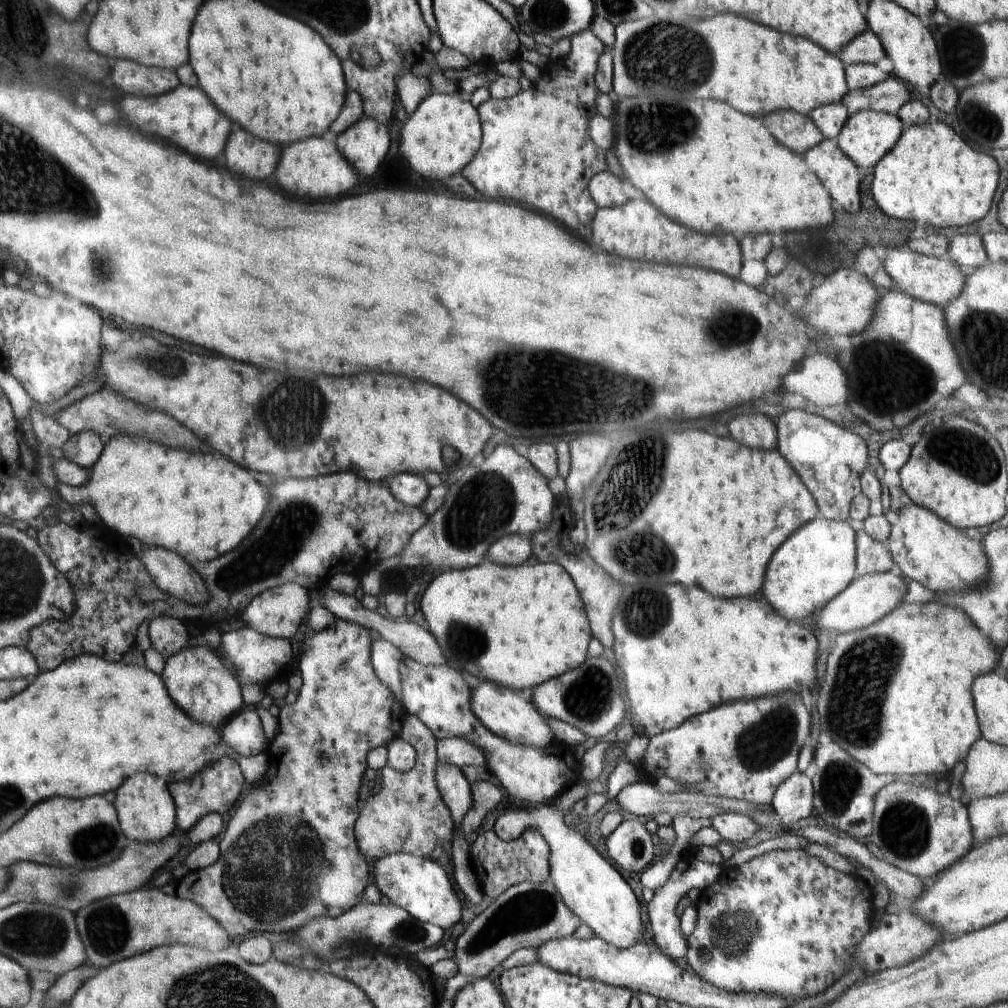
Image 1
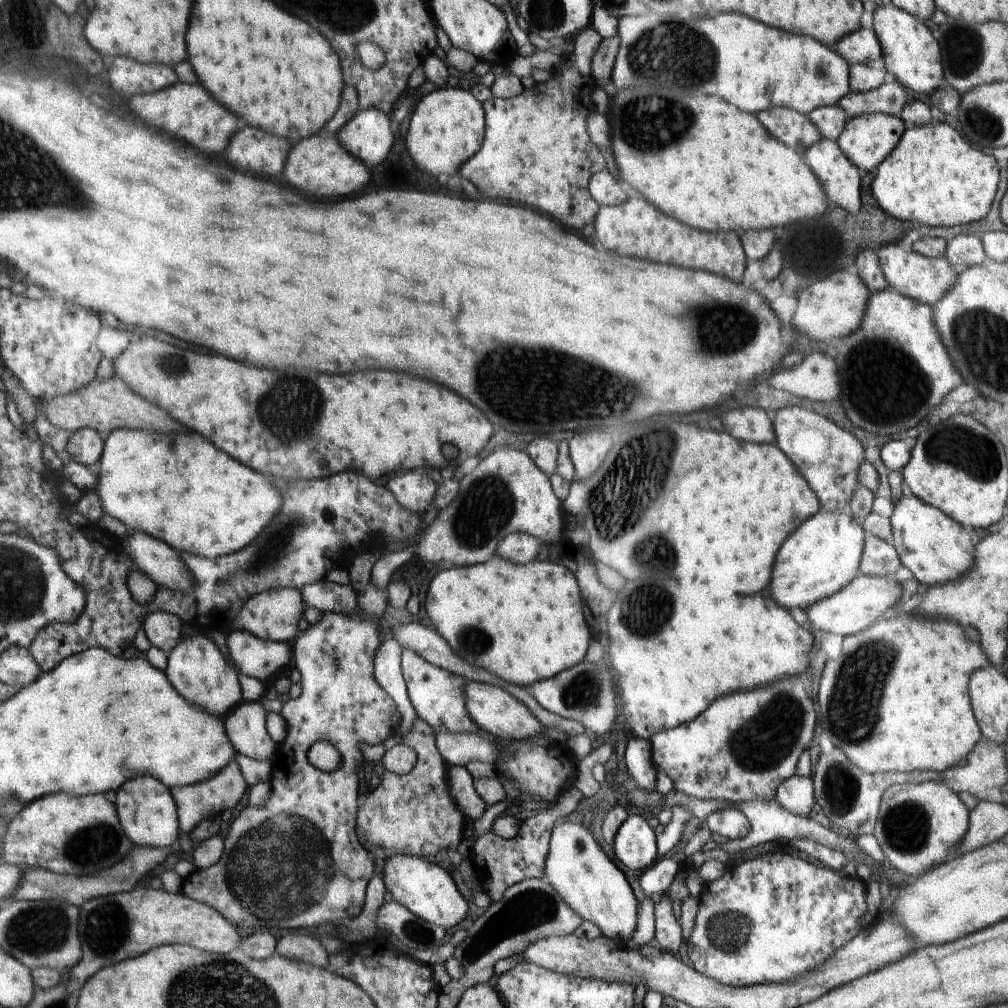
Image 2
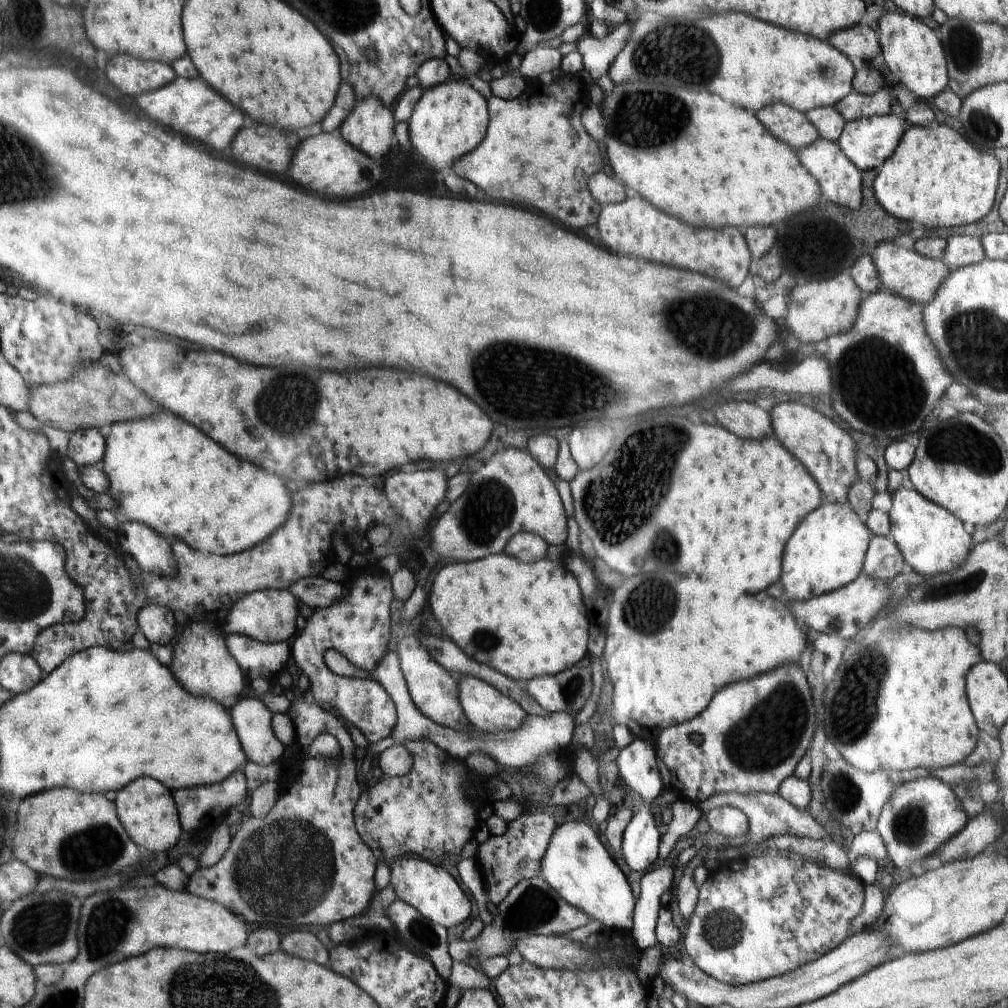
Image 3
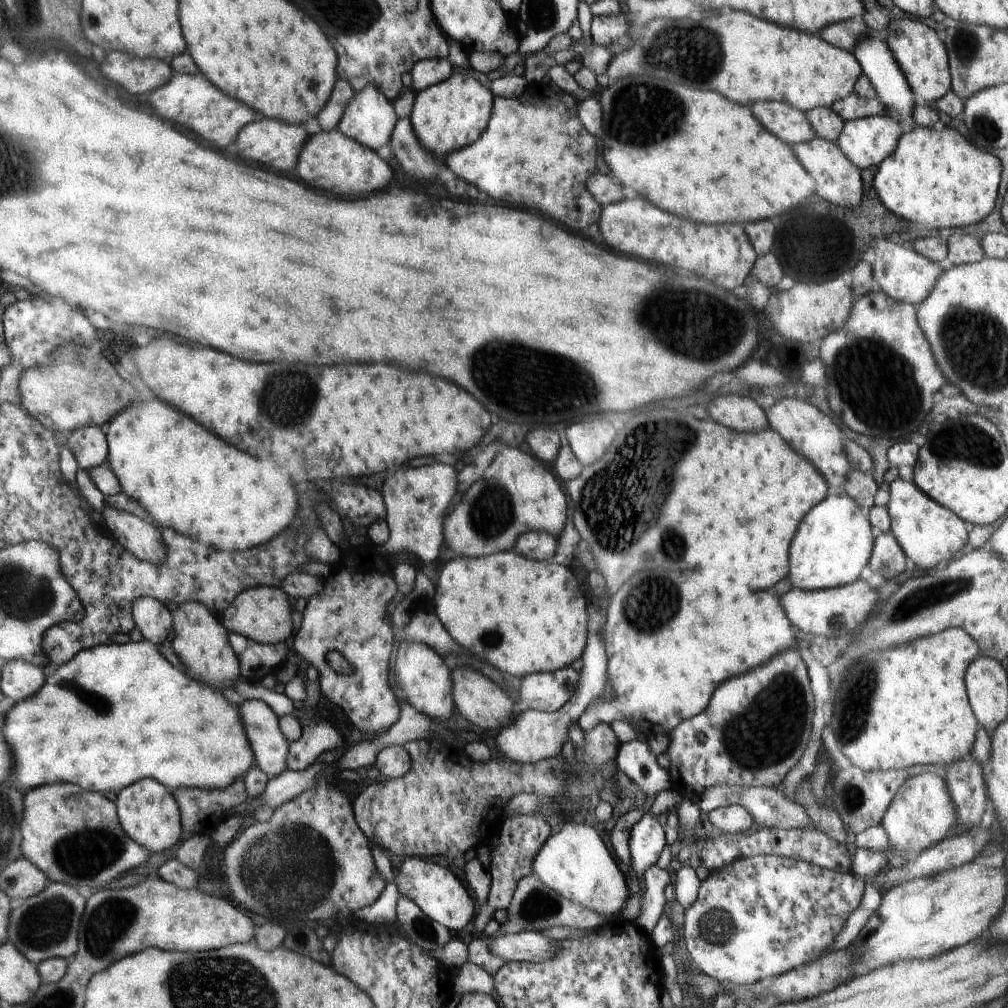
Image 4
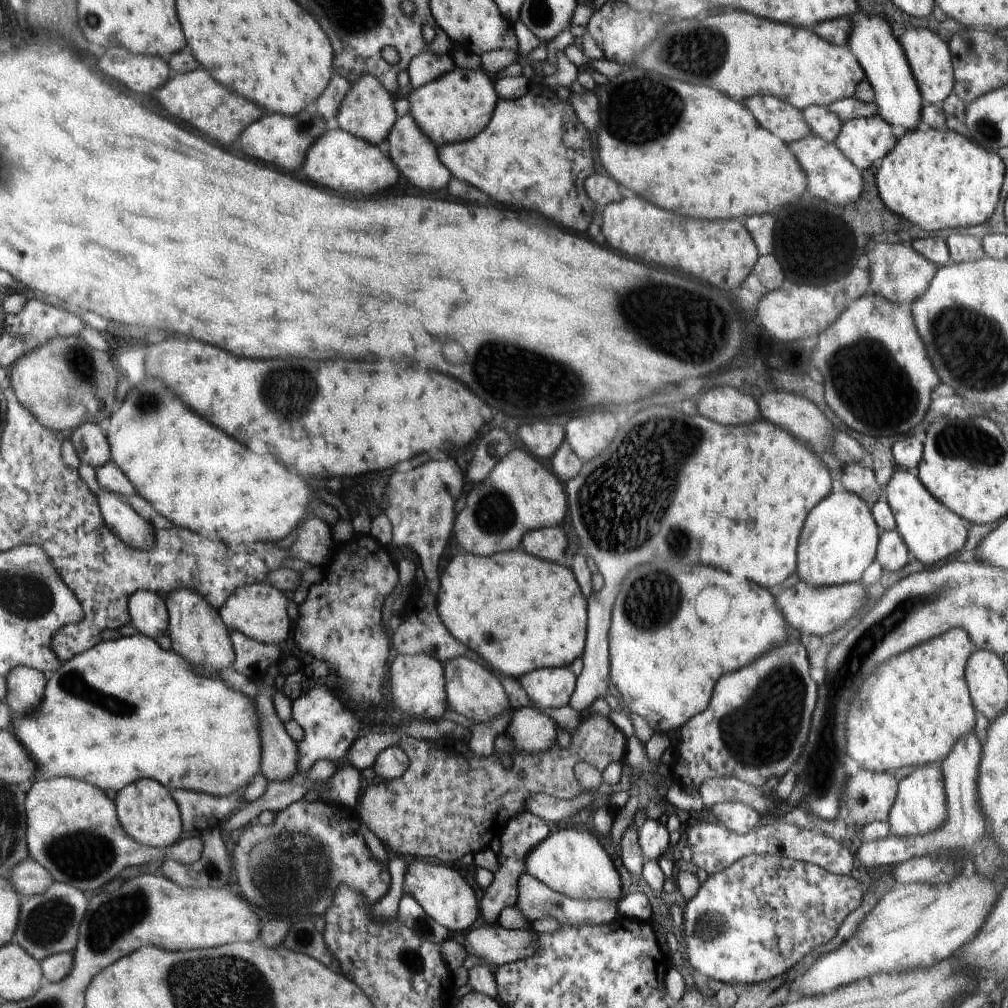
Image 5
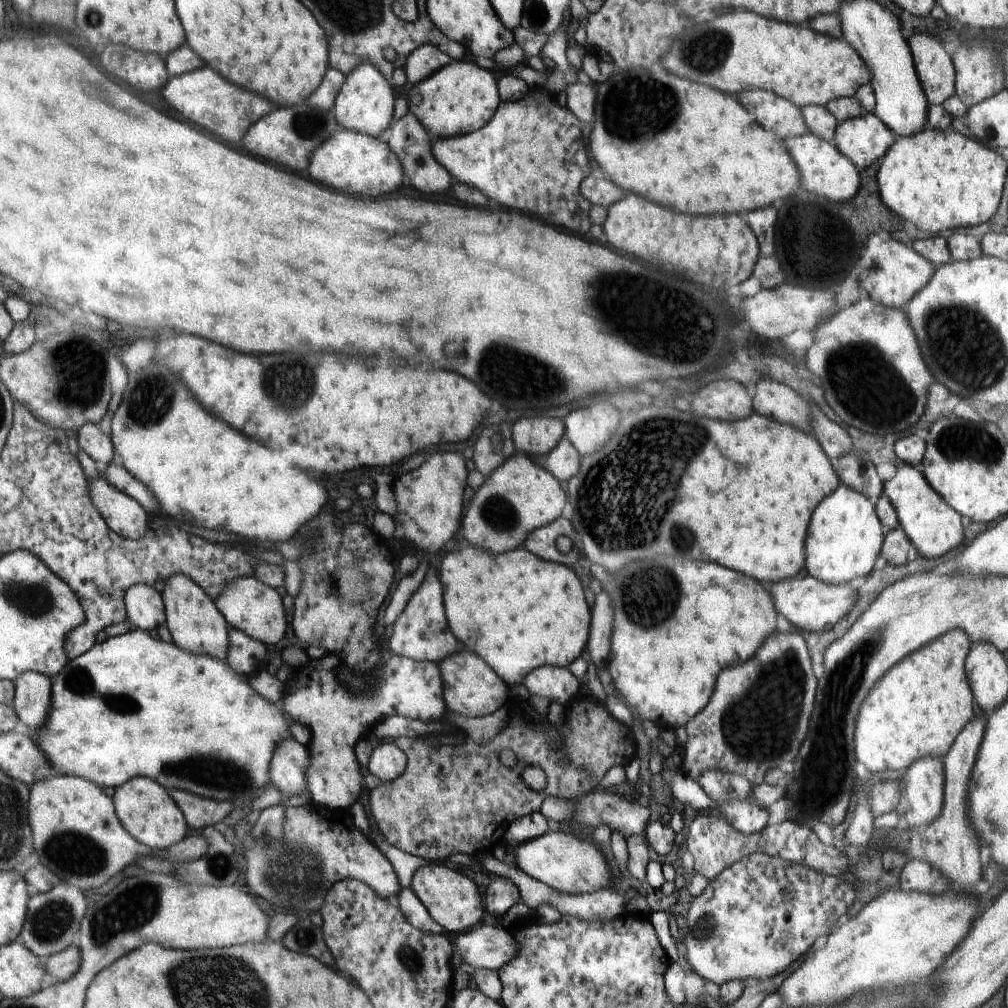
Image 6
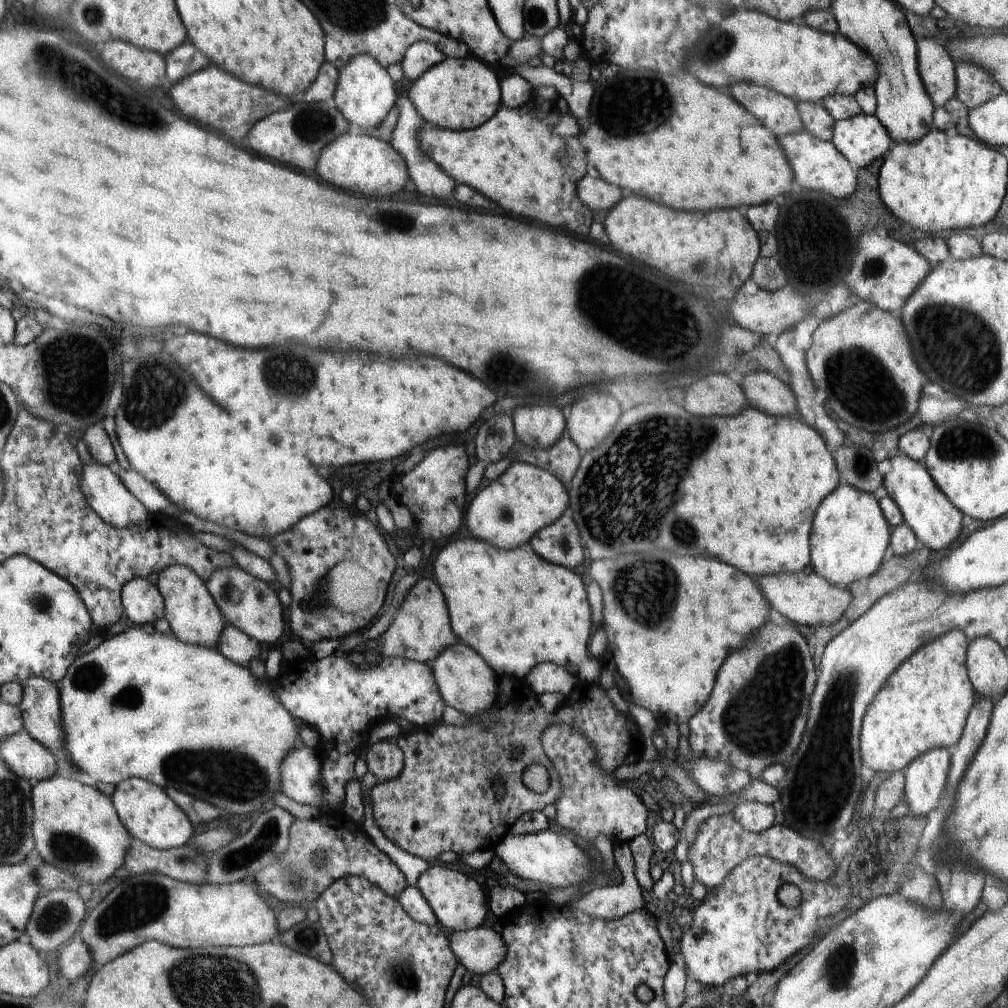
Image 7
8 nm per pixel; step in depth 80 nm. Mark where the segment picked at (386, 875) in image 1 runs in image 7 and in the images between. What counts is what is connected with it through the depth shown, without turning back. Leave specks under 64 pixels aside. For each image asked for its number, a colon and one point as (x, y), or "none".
2: (425, 889)
3: (432, 891)
4: (435, 890)
5: (447, 898)
6: (453, 901)
7: (459, 904)

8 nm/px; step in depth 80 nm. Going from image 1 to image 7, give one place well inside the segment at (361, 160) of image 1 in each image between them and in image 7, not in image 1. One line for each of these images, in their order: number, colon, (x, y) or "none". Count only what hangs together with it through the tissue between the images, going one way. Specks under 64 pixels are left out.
2: (367, 135)
3: (369, 126)
4: (369, 119)
5: (368, 112)
6: (365, 104)
7: (365, 95)

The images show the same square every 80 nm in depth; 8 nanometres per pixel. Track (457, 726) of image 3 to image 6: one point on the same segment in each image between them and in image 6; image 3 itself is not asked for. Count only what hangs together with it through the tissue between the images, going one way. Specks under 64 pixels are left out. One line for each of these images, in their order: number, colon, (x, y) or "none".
4: (425, 682)
5: (416, 682)
6: (337, 719)

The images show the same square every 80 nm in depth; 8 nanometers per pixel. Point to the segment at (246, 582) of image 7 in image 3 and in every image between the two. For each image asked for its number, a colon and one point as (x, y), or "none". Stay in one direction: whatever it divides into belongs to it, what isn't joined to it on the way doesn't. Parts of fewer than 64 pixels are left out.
3: (268, 616)
4: (262, 614)
5: (258, 610)
6: (248, 605)

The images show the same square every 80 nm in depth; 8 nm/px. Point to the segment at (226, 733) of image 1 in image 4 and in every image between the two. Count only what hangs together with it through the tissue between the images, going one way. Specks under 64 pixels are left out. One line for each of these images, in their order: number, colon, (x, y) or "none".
2: (246, 724)
3: (251, 718)
4: (270, 748)

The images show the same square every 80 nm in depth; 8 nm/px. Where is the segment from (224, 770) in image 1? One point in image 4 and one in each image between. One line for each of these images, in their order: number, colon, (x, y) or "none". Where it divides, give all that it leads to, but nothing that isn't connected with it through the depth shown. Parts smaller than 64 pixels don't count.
2: (206, 799)
3: (203, 807)
4: (203, 810)

